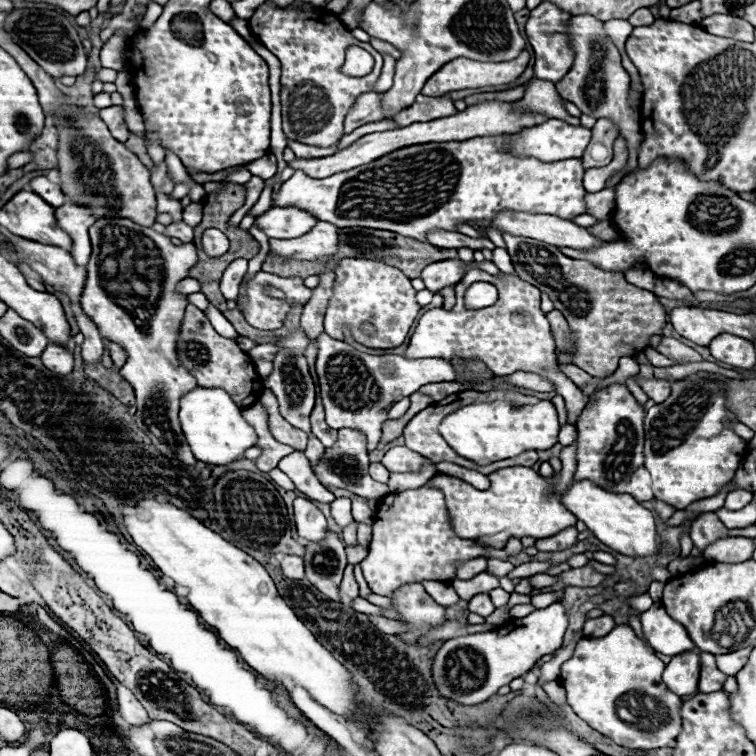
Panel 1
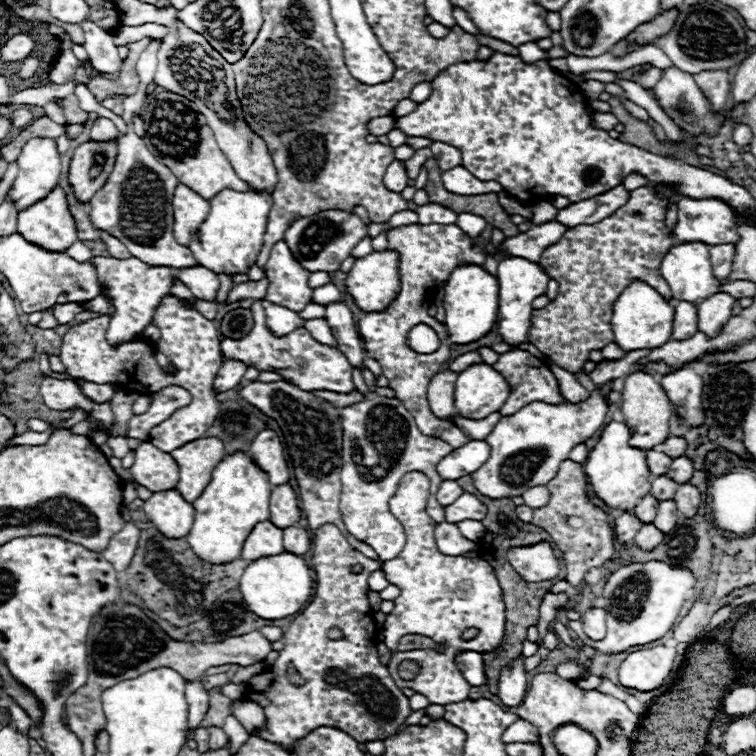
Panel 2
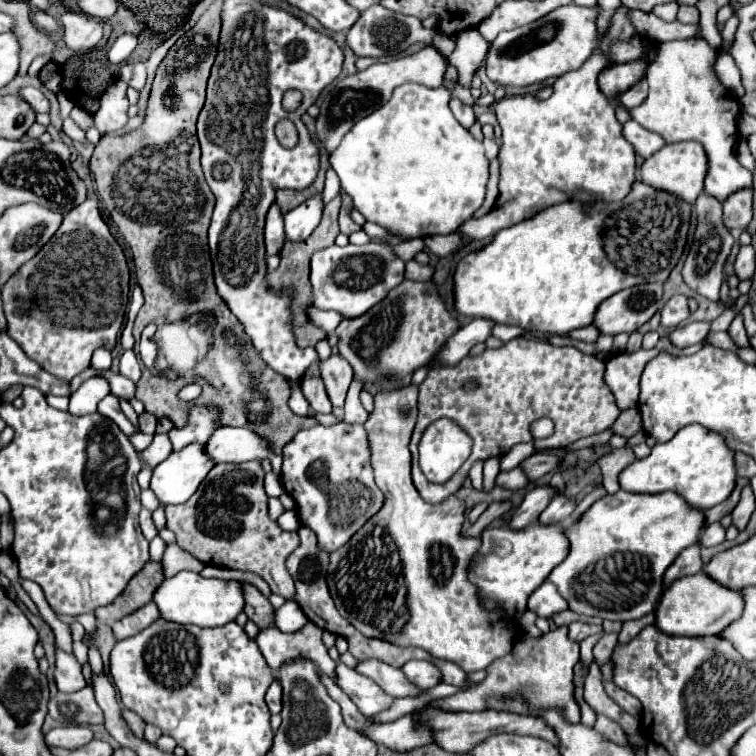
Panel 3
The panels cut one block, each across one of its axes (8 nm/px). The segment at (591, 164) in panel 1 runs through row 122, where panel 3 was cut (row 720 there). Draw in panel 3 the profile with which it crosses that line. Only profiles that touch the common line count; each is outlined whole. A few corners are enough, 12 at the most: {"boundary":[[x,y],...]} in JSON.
{"boundary":[[596,714],[596,730],[614,742],[628,746],[618,722]]}

